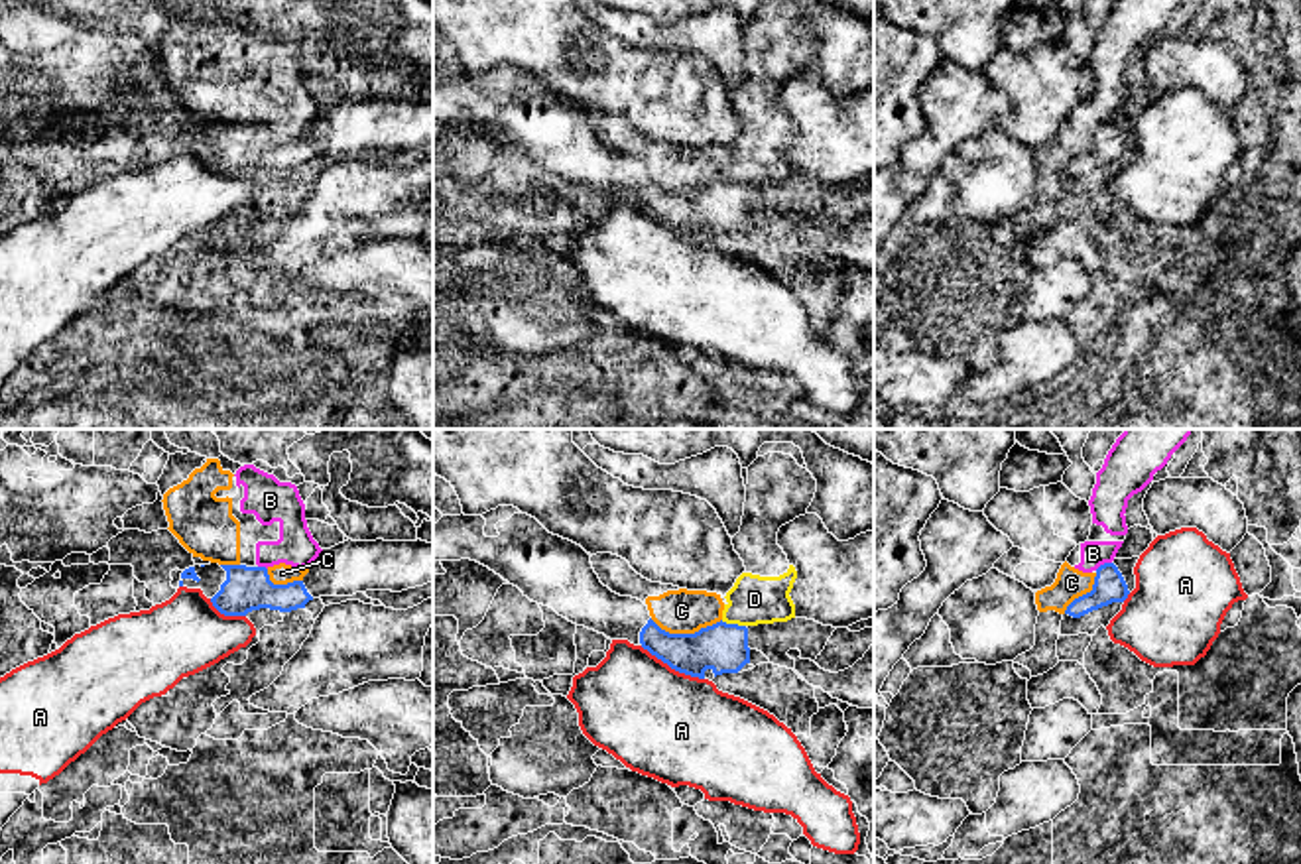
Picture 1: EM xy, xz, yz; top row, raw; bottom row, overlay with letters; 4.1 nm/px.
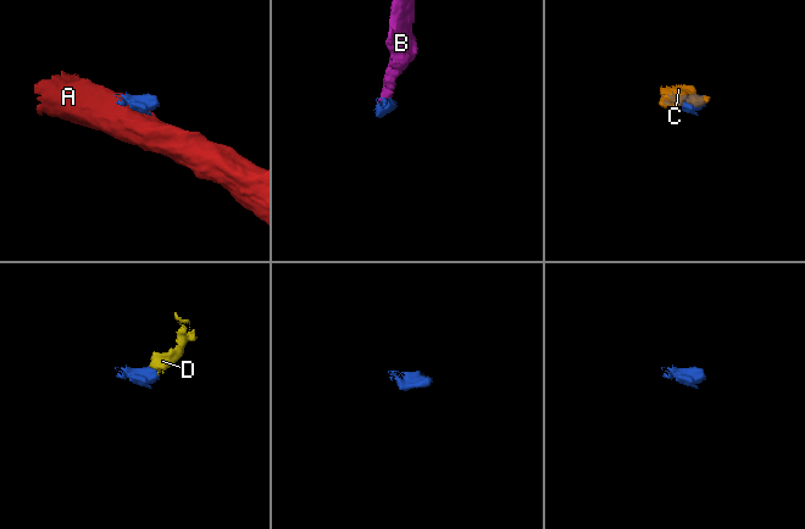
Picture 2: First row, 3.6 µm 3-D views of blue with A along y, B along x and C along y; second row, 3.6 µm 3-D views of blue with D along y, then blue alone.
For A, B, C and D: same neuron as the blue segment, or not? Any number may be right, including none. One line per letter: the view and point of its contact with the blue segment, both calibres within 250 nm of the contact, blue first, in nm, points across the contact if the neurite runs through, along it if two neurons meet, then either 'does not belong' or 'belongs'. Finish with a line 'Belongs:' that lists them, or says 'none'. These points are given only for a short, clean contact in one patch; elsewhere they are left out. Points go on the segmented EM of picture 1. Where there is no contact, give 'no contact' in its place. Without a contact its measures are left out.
A: xz (672, 668) | 200/440 nm | along xz (640, 646), (672, 668), (703, 679) | does not belong
B: yz (1105, 563) | 130/110 nm | along yz (1111, 561), (1095, 569) | does not belong
C: xz (685, 634) | 200/180 nm | does not belong
D: xz (733, 624) | 200/200 nm | along xz (721, 620), (744, 626) | does not belong
Belongs: none

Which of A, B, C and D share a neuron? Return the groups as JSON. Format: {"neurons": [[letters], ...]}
{"neurons": [["A"], ["B", "C", "D"]]}

